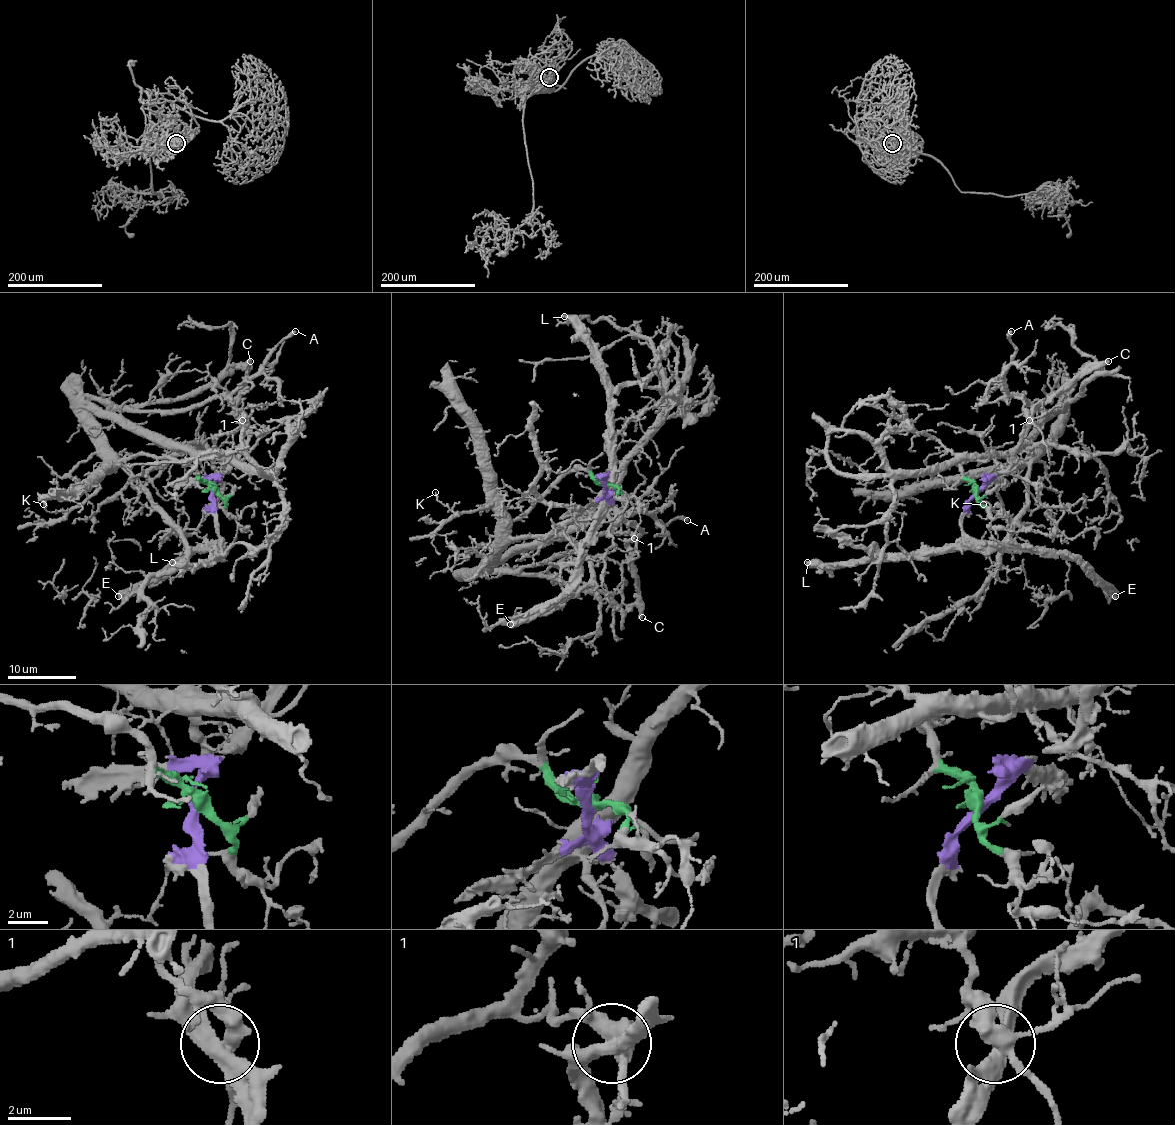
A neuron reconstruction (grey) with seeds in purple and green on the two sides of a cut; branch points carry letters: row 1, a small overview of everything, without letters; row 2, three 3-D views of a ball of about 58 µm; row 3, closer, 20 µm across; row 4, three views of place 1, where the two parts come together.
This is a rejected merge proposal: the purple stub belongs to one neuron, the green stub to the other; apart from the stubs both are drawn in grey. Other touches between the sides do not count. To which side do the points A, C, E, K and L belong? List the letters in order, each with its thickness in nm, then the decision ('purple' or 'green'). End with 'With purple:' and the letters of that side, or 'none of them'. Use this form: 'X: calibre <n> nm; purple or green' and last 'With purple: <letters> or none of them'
A: calibre 320 nm; green
C: calibre 500 nm; purple
E: calibre 650 nm; purple
K: calibre 130 nm; green
L: calibre 240 nm; purple
With purple: C, E, L

